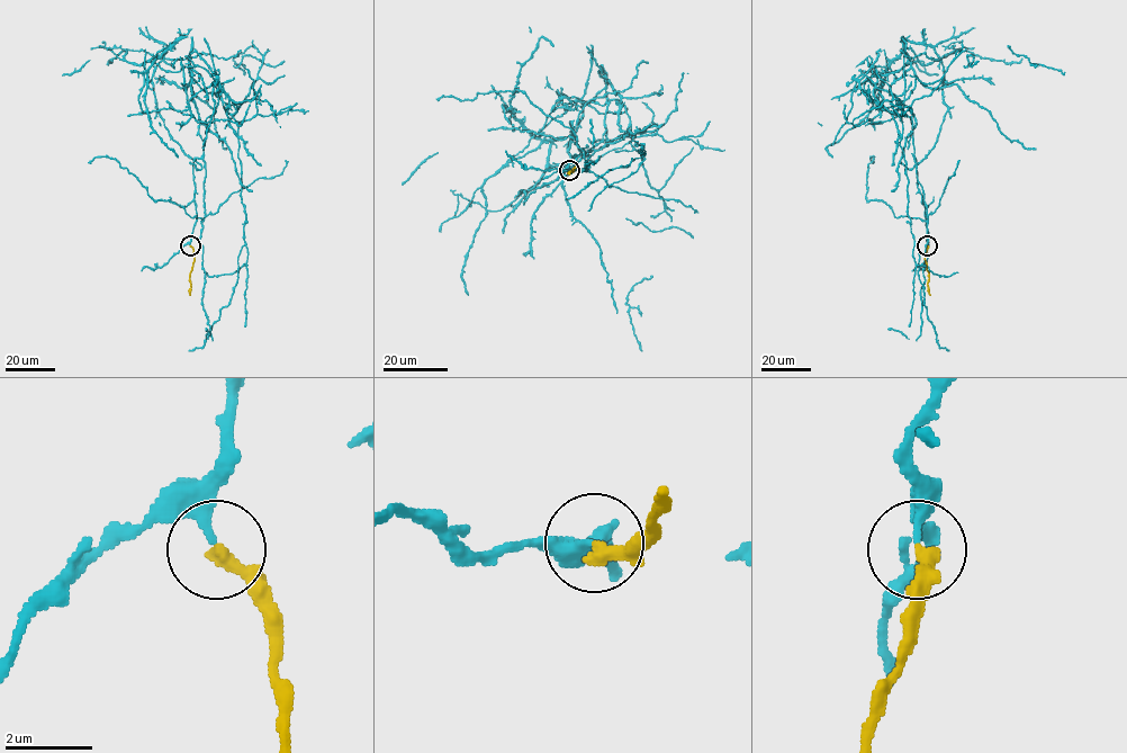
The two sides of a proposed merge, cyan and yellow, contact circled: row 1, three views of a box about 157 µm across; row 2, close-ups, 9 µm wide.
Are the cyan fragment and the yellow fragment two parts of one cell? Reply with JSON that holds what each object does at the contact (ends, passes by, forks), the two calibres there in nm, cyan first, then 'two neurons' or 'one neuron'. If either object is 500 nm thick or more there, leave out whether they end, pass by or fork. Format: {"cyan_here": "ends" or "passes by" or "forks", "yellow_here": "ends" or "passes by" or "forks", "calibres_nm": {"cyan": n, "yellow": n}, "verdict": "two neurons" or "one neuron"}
{"cyan_here": "ends", "yellow_here": "ends", "calibres_nm": {"cyan": 240, "yellow": 320}, "verdict": "two neurons"}

